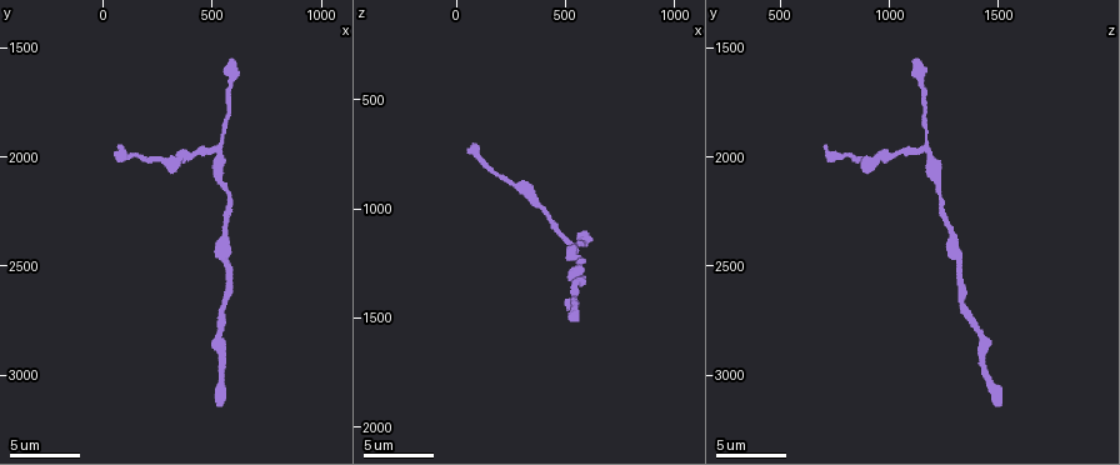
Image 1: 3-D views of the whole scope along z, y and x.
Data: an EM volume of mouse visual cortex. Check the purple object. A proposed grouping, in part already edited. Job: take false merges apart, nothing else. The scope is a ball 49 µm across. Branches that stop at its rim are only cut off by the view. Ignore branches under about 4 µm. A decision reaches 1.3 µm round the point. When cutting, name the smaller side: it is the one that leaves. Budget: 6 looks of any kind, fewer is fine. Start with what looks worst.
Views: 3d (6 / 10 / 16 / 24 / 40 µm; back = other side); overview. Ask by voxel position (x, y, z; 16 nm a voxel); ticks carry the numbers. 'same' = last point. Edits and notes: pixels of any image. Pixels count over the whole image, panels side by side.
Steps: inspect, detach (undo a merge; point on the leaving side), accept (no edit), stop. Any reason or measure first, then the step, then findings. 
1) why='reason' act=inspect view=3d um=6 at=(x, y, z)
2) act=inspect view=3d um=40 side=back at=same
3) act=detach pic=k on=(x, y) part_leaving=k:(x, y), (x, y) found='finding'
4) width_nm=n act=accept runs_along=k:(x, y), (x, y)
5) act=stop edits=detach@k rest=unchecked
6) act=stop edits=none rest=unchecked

why='small branch off a trunk' act=inspect view=3d um=16 at=(530, 1960, 1170)

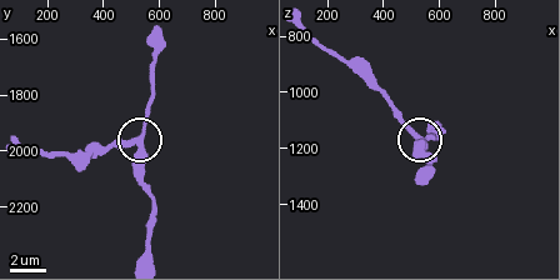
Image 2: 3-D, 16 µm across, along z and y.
arms=3 act=accept runs_along=2:(150, 216), (150, 190), (141, 173), (139, 136), (150, 84) found='continuous, no second neuron'

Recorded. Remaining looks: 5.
why='calibre changes' act=inspect view=3d um=16 at=(270, 2010, 900)

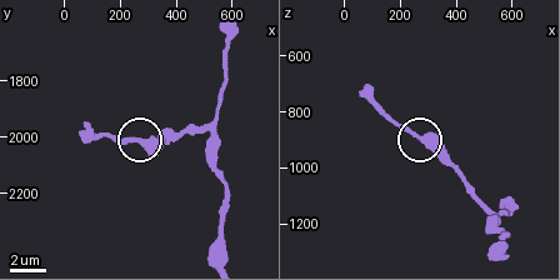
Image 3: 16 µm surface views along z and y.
act=inspect view=3d um=16 side=back at=(270, 2010, 900)

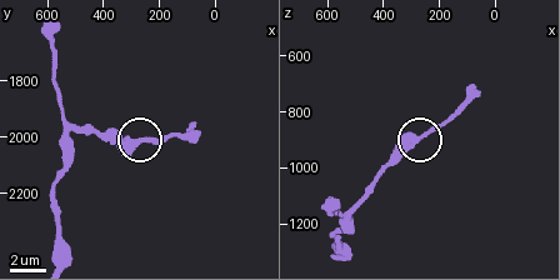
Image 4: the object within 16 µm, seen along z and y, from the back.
act=accept runs_along=4:(335, 236), (358, 198), (464, 100) found='continuous, no second neuron'

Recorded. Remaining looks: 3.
why='calibre changes' act=inspect view=3d um=10 at=(560, 2470, 1330)

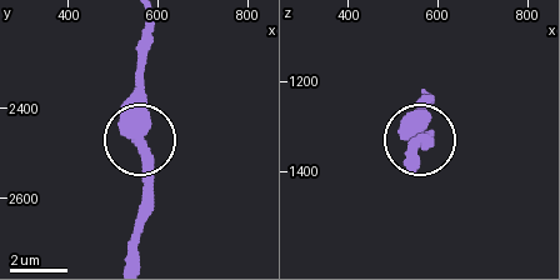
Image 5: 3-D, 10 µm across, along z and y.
why='zoom in' act=inspect view=3d um=6 at=same

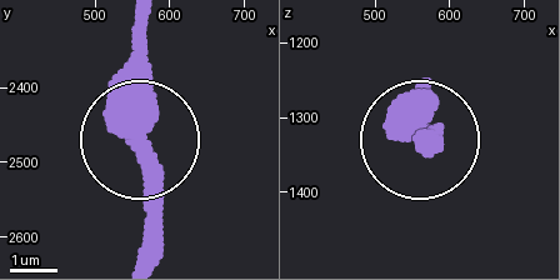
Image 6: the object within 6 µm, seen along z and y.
act=accept runs_along=6:(426, 81), (426, 141) found='one neuron here'

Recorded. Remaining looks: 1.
act=stop edits=none rest=unchecked

